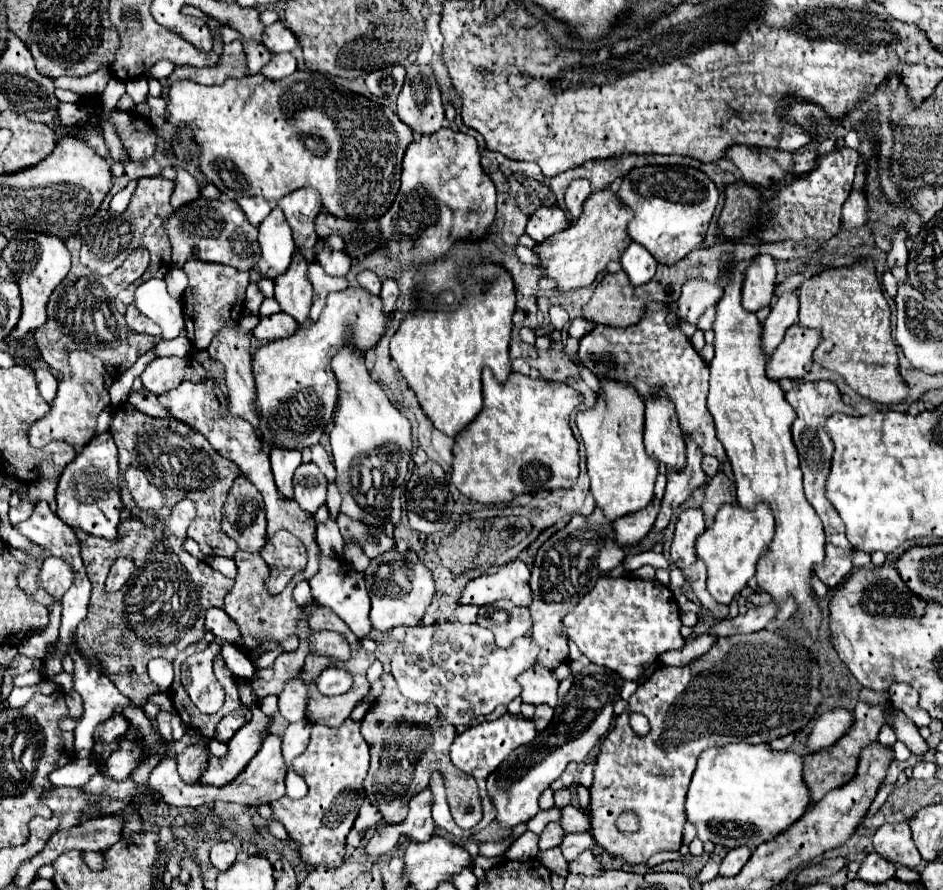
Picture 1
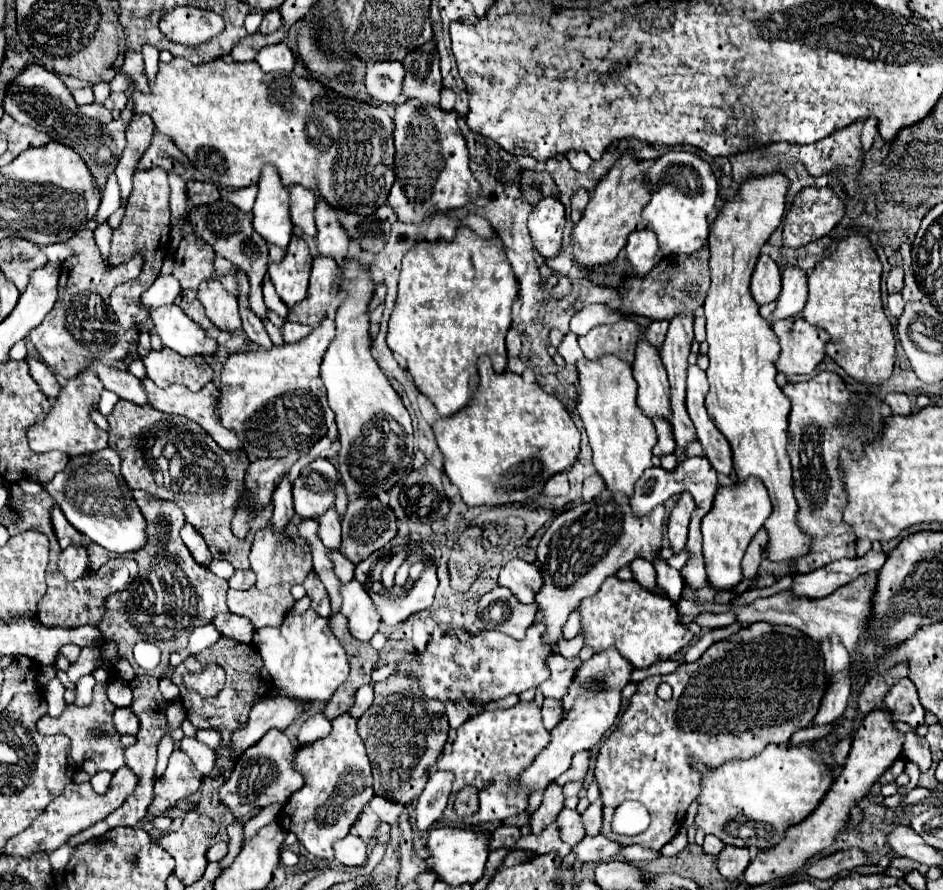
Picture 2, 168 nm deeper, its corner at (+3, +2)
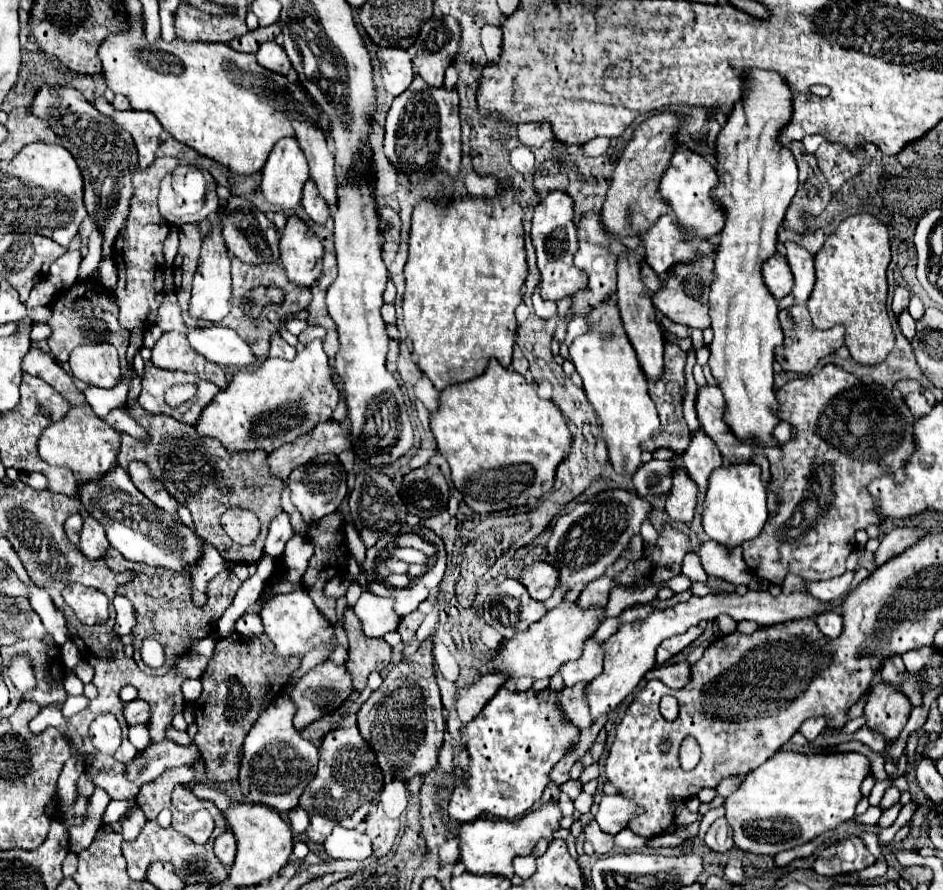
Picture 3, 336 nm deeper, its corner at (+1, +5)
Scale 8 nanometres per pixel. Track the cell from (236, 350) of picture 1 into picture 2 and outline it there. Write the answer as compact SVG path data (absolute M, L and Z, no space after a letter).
M207 280L199 286L197 298L205 306L209 320L221 328L235 332L241 328L241 316L237 308L237 298L233 298L217 280Z

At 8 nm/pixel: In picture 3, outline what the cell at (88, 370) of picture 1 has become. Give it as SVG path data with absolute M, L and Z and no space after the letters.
M73 407L63 421L47 427L39 437L39 453L43 461L55 467L71 469L73 473L77 473L75 477L81 483L99 481L99 477L107 475L117 465L119 445L121 435L113 431L105 421L95 417L95 413L91 413L91 407Z

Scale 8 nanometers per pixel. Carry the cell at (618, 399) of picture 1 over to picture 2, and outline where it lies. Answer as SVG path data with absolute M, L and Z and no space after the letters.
M603 356L599 360L577 362L579 370L579 398L577 414L589 436L589 446L593 450L593 466L603 478L609 492L621 492L633 496L635 482L641 478L645 468L651 468L653 446L657 442L653 422L637 408L637 382L633 378L631 366L617 356Z

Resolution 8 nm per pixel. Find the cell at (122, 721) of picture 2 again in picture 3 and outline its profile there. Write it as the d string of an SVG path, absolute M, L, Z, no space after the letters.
M135 699L131 703L125 705L125 719L129 725L137 725L137 723L147 723L151 717L149 713L149 703Z

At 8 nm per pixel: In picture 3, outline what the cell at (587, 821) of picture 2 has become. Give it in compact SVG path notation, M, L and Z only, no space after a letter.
M603 795L595 819L605 833L615 835L627 827L627 821L631 821L635 813L643 813L635 801L627 801L623 795Z

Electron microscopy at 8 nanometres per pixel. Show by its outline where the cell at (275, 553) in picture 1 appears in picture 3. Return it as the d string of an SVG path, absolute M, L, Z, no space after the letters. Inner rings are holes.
M137 403L133 407L127 407L129 415L143 425L149 431L147 443L141 443L133 437L127 437L121 433L123 443L119 451L119 465L127 469L131 461L143 461L149 465L153 475L163 483L163 487L177 499L177 503L185 505L193 515L193 525L199 531L199 535L213 545L225 561L237 561L237 563L255 563L263 555L263 543L269 531L271 521L283 511L281 509L281 491L285 487L279 477L275 477L267 465L267 453L265 451L251 451L251 453L235 453L229 455L227 449L217 441L209 437L199 437L193 425L181 423L169 415L153 415L141 409ZM241 507L255 511L261 519L261 535L253 545L241 547L235 545L227 537L227 533L221 529L221 515L227 509Z

